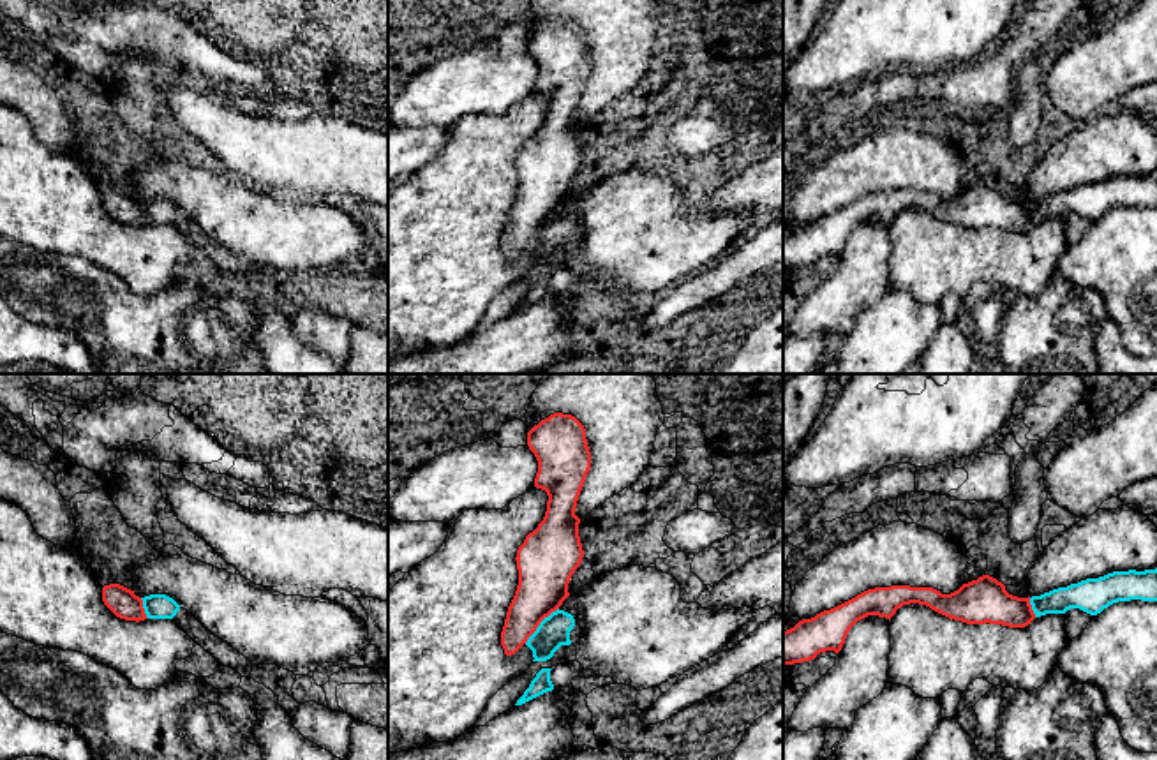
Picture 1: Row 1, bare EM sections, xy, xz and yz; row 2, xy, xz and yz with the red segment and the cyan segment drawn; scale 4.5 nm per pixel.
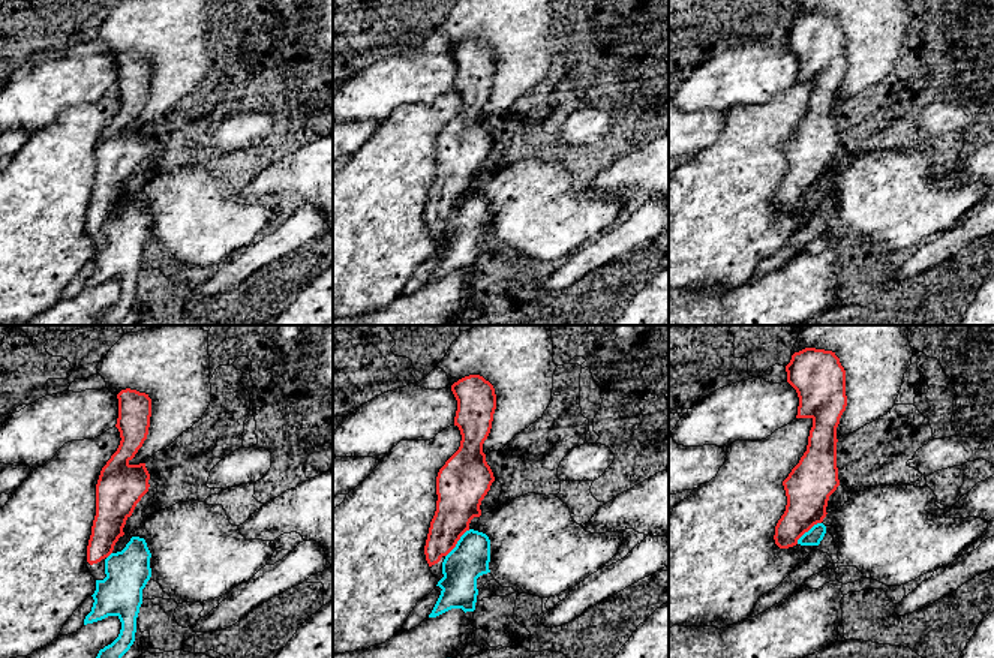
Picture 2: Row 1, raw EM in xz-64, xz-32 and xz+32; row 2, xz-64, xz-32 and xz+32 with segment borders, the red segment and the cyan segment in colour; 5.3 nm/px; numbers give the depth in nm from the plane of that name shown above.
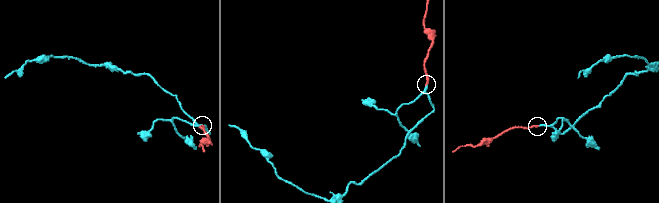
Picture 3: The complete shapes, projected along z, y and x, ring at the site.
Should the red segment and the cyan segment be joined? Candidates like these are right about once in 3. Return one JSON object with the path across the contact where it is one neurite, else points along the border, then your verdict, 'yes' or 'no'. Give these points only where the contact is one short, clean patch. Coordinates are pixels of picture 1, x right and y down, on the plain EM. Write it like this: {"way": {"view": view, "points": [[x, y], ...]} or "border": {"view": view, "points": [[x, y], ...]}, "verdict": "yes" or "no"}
{"way": {"view": "xz", "points": [[544, 175], [538, 230], [554, 235]]}, "verdict": "yes"}

